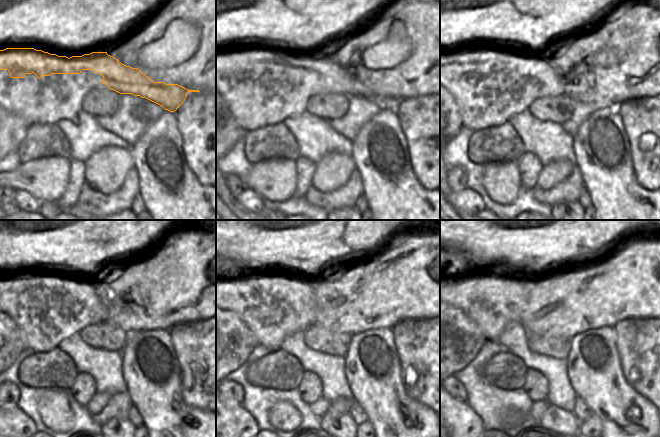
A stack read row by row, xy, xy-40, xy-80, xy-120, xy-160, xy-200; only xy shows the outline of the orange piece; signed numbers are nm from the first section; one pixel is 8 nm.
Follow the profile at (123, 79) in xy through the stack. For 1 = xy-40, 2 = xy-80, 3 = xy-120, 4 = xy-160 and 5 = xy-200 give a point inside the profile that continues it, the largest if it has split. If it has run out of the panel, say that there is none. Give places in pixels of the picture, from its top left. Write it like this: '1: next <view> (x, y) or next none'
1: next xy-40 (243, 61)
2: next xy-80 (472, 60)
3: next xy-120 (38, 284)
4: next xy-160 (266, 286)
5: next xy-200 (490, 286)

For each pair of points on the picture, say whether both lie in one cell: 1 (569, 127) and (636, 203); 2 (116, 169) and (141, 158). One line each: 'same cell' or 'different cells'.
1: different cells
2: different cells

